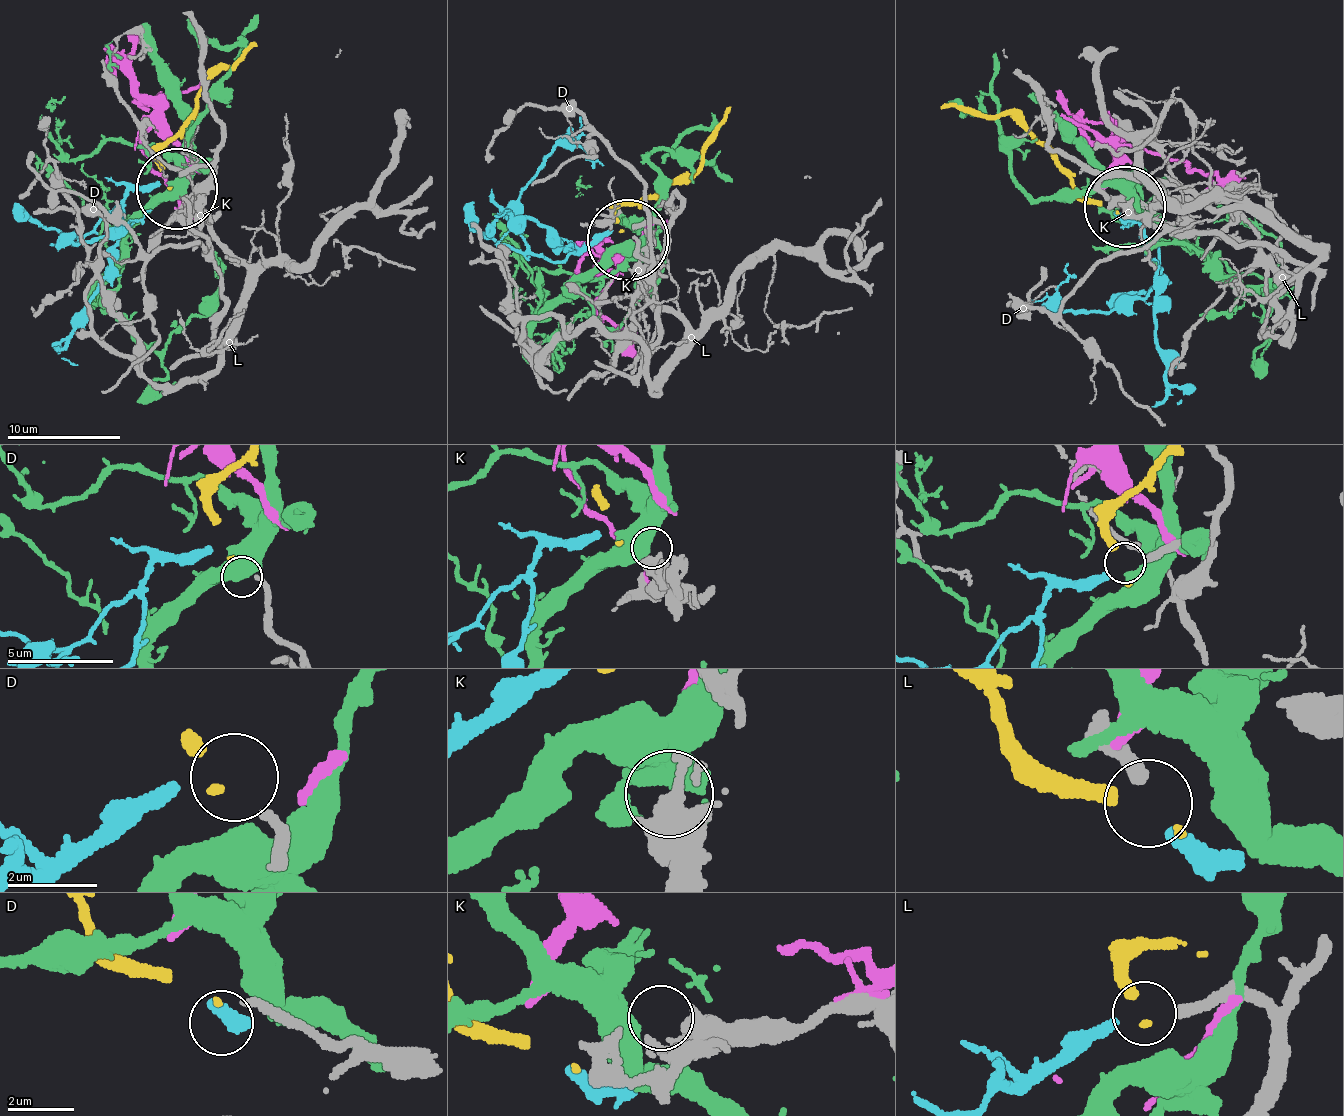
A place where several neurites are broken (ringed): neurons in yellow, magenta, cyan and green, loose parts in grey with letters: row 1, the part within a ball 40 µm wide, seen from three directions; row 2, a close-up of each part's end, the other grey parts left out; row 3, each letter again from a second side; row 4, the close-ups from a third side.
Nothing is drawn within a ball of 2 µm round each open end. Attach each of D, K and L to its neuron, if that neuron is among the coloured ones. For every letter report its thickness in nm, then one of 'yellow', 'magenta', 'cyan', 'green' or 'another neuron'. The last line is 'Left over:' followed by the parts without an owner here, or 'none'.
D: 200 nm | yellow
K: 500 nm | another neuron
L: 320 nm | cyan
Left over: K

